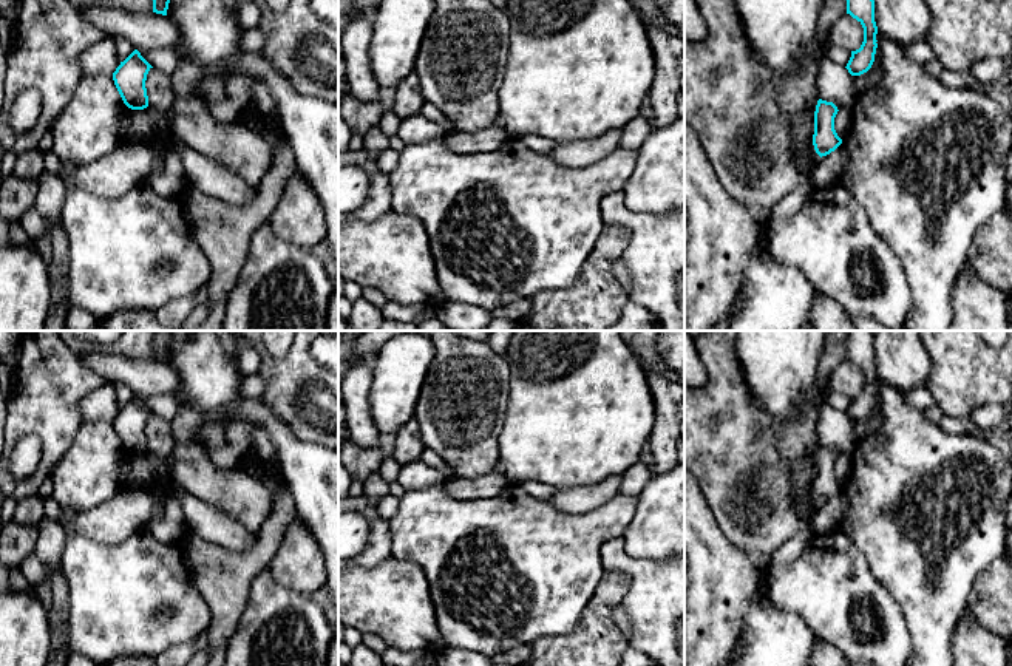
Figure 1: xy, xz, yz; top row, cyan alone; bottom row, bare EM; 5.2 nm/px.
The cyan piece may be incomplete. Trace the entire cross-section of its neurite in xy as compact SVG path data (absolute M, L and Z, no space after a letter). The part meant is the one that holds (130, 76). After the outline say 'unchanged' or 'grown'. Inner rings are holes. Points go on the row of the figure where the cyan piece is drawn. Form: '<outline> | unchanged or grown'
M134 49L113 73L114 85L131 110L144 110L148 107L145 88L147 74L153 66Z | unchanged

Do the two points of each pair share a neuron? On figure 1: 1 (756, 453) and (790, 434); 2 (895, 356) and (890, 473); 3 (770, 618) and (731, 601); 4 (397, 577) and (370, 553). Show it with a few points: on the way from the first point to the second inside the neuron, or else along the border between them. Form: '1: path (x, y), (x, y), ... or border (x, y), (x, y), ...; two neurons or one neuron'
1: border (762, 410), (774, 422), (773, 445), (788, 478); two neurons
2: border (886, 383), (898, 391); two neurons
3: border (756, 572), (753, 600), (734, 642); two neurons
4: border (391, 555), (371, 566), (354, 566); two neurons

